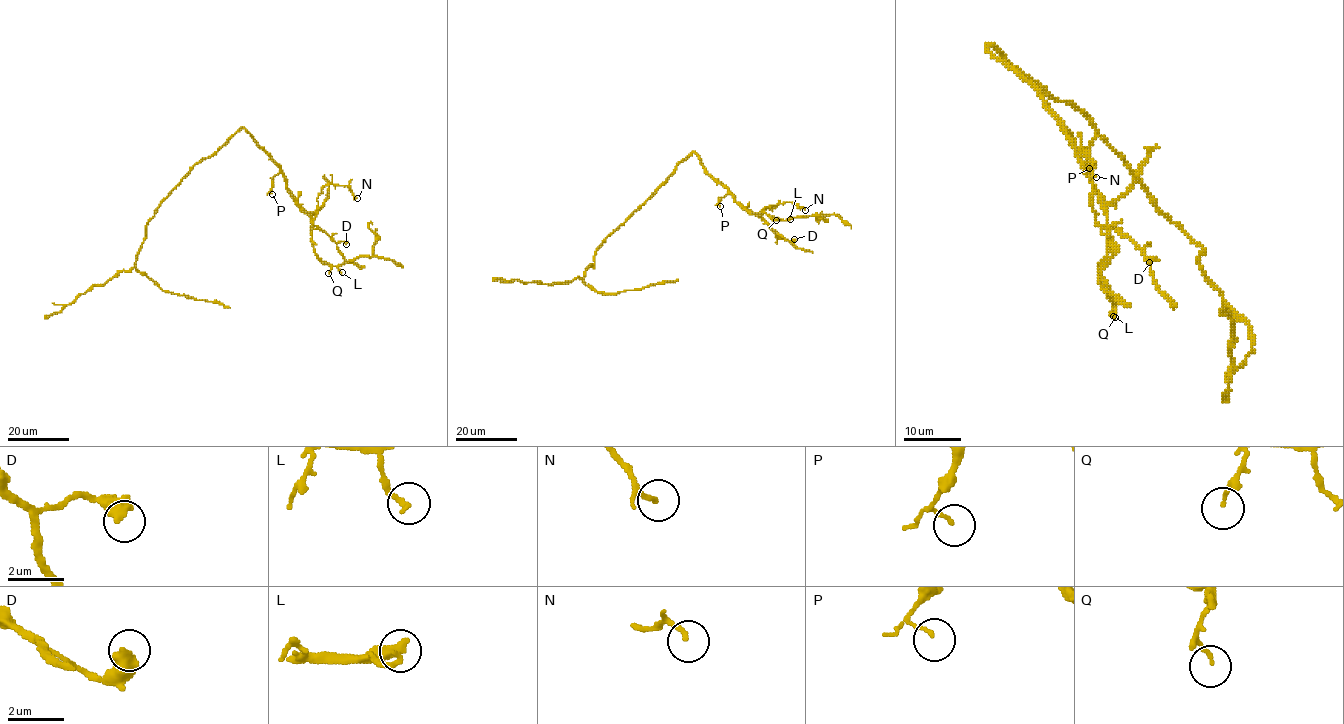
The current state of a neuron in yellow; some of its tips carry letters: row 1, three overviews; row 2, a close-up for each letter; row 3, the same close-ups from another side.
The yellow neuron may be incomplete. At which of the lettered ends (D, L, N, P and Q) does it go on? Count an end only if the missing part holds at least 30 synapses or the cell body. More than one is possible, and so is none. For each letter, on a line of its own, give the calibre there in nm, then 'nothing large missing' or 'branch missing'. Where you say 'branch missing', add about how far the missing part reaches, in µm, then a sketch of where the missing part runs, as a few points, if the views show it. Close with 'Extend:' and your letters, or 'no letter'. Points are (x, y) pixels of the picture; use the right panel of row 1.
D: calibre 550 nm; nothing large missing
L: calibre 170 nm; nothing large missing
N: calibre 140 nm; nothing large missing
P: calibre 110 nm; nothing large missing
Q: calibre 120 nm; nothing large missing
Extend: no letter

